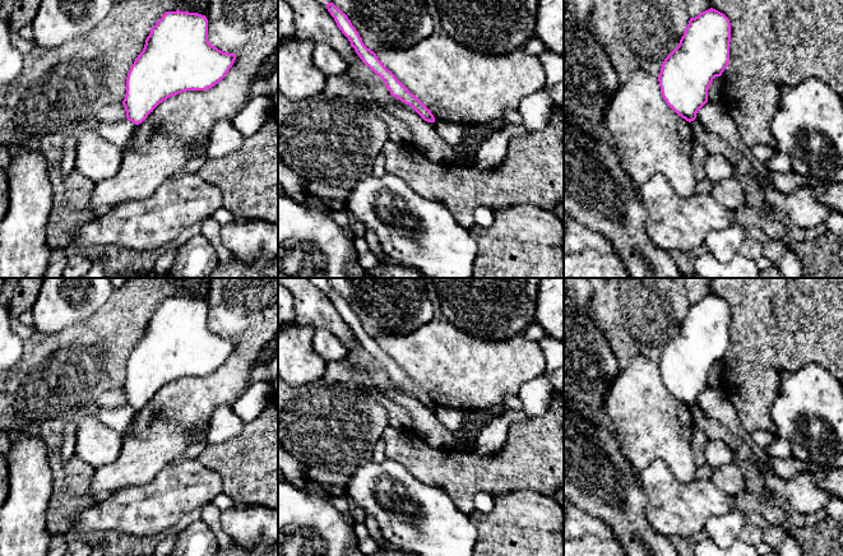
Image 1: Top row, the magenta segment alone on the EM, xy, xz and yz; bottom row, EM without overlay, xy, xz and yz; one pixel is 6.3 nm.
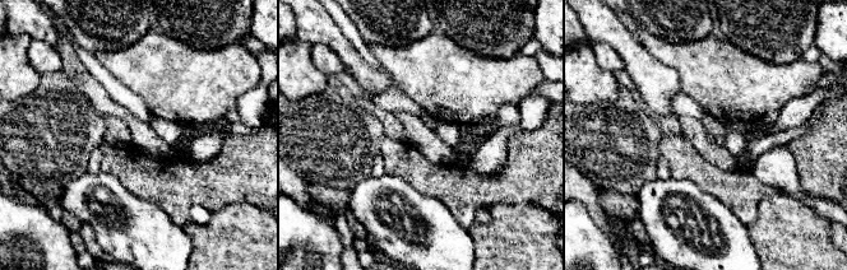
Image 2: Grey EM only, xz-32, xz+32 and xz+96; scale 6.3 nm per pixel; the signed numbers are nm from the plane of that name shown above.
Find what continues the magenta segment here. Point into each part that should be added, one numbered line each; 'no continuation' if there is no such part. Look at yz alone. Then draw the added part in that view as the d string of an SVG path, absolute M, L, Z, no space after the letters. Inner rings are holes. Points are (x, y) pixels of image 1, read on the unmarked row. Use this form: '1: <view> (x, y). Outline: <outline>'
no continuation

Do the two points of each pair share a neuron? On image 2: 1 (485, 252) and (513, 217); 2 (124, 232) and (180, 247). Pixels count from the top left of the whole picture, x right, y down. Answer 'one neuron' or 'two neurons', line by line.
1: one neuron
2: one neuron

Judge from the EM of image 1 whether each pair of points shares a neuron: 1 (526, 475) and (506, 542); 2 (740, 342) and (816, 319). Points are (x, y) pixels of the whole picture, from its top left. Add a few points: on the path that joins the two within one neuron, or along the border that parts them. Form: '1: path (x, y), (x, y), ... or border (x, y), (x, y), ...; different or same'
1: border (494, 495), (535, 490), (550, 497); different
2: path (759, 342), (783, 319), (797, 319); same

